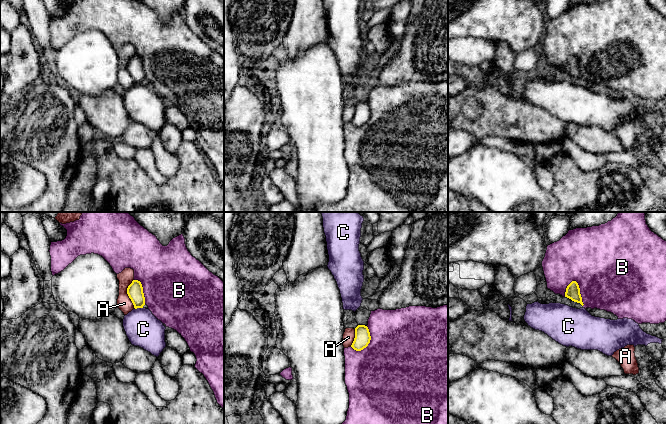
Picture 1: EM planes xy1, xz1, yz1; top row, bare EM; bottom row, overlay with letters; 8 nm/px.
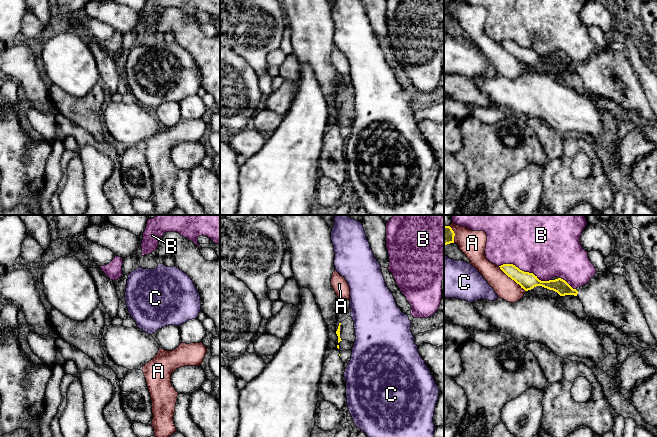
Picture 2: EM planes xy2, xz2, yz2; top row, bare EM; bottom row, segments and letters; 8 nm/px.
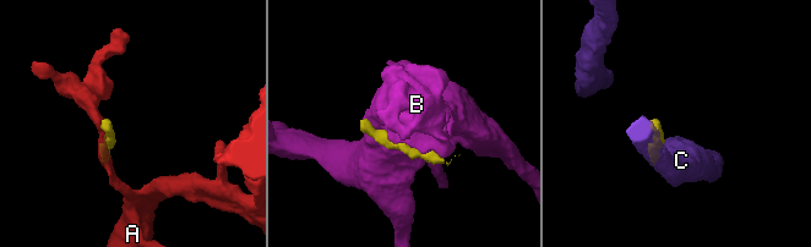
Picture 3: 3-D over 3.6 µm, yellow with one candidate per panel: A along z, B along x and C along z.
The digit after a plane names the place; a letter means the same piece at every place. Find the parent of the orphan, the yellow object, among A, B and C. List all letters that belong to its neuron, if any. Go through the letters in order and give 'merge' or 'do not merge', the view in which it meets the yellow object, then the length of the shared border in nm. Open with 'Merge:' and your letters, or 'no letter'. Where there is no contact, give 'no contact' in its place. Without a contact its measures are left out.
Merge: no letter
A: do not merge; contact in yz2; length 300 nm
B: do not merge; contact in yz2; length 440 nm
C: do not merge; contact in xy1; length 70 nm

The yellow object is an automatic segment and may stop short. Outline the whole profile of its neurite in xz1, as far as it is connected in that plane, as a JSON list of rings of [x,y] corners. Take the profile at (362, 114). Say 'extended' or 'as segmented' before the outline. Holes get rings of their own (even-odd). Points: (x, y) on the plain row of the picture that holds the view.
as segmented; [[[358,101],[355,104],[355,114],[351,123],[356,127],[361,127],[370,119],[371,112],[367,102]]]

